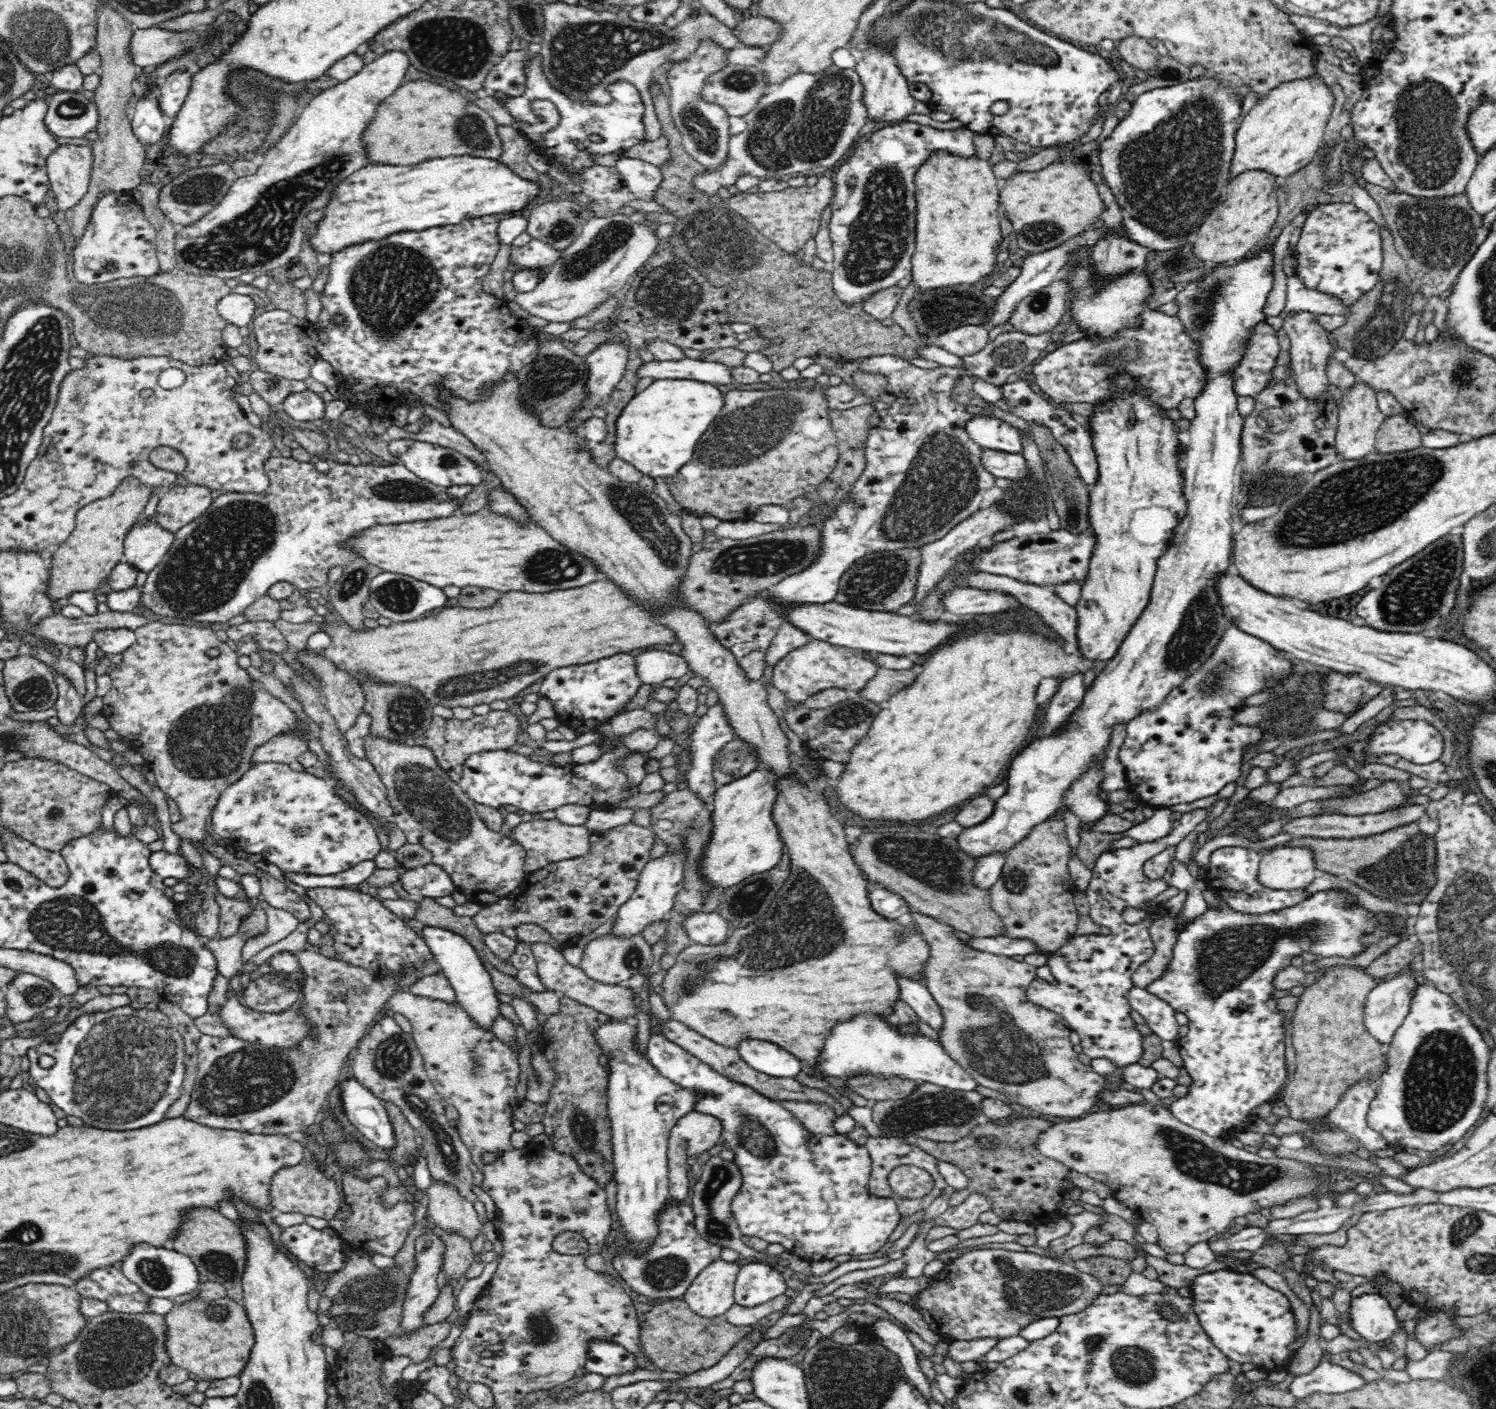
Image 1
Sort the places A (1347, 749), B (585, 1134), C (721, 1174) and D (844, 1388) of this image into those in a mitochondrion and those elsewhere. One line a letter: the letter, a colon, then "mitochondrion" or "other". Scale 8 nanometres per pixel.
A: other
B: mitochondrion
C: mitochondrion
D: mitochondrion

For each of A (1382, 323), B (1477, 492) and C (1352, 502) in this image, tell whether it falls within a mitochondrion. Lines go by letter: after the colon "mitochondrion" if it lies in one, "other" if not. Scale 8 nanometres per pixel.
A: mitochondrion
B: other
C: mitochondrion

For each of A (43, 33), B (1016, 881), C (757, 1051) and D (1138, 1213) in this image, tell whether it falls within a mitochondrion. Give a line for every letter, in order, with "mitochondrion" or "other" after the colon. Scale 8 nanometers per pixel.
A: mitochondrion
B: mitochondrion
C: other
D: other

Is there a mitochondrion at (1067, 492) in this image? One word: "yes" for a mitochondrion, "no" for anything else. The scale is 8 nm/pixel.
yes

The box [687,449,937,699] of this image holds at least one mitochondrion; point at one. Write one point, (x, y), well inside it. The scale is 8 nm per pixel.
(766, 558)

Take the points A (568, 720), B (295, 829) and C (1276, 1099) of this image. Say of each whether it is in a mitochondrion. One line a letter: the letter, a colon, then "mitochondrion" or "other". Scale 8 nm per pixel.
A: other
B: mitochondrion
C: other

